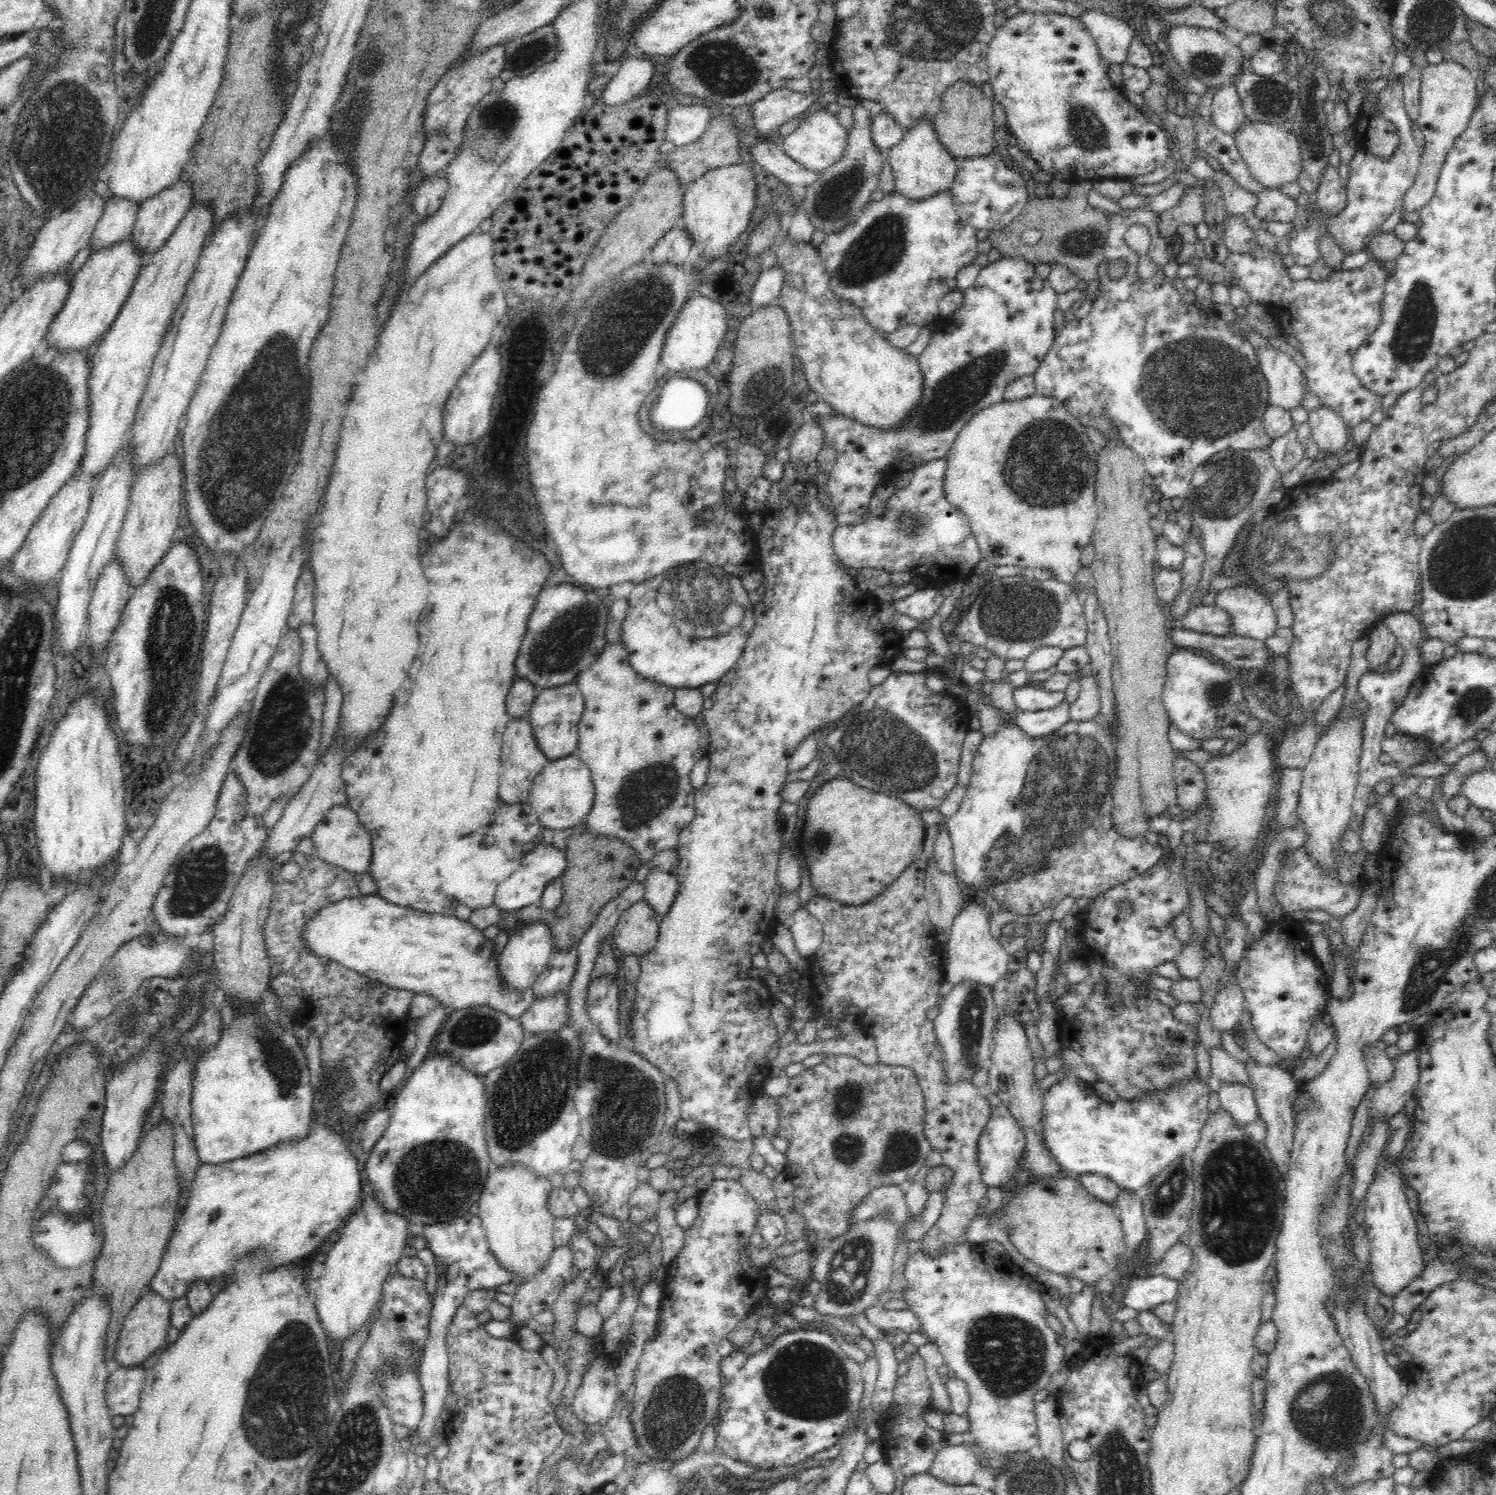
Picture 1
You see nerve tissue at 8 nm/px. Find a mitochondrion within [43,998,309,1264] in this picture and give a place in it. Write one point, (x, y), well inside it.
(282, 1063)

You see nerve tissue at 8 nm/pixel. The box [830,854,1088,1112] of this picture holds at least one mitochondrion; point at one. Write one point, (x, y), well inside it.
(972, 1009)

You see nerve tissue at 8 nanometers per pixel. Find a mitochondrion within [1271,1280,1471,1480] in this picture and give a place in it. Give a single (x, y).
(1328, 1414)

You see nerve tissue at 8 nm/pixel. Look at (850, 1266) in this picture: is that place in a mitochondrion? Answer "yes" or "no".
yes

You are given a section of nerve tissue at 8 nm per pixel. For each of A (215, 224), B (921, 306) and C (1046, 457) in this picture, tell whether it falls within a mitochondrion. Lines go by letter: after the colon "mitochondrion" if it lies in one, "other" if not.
A: other
B: other
C: mitochondrion

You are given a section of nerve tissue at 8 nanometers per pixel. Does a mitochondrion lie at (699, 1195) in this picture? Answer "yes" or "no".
no

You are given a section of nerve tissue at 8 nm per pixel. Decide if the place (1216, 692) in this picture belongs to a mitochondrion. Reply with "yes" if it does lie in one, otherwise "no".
yes

